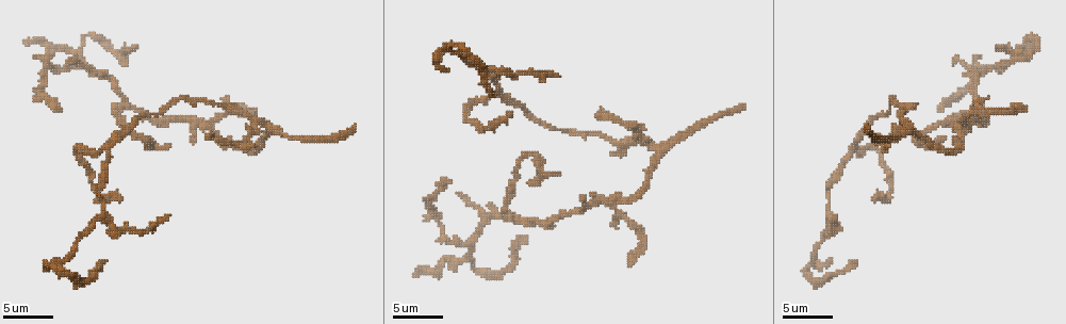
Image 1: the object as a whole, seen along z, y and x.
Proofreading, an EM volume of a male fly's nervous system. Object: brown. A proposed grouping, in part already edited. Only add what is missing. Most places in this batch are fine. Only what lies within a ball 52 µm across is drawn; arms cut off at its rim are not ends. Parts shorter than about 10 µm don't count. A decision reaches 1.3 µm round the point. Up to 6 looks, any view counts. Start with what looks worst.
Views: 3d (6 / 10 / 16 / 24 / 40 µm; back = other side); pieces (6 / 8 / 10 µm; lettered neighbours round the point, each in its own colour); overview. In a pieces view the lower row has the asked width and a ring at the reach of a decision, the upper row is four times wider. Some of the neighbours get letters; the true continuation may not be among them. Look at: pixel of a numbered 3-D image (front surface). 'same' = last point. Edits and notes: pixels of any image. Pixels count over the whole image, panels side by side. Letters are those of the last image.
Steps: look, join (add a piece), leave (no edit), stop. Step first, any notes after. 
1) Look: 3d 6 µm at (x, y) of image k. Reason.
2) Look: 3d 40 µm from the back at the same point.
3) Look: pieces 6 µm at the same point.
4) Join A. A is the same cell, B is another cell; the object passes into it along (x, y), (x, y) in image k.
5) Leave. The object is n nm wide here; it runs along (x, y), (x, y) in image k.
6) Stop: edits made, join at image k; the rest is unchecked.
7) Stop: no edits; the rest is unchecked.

Look: pieces 6 µm at (527, 239) of image 1. Free end.

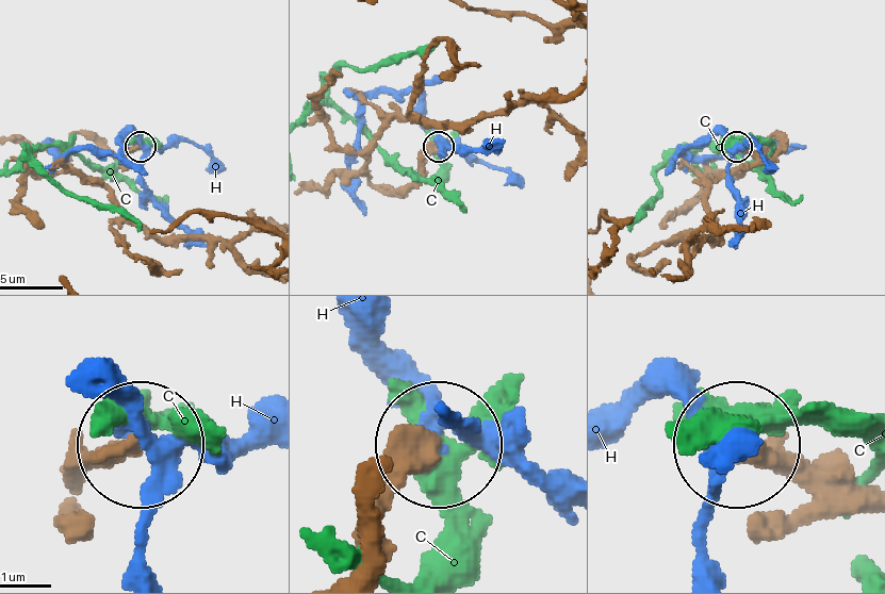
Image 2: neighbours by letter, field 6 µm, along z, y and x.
Leave. The object is 390 nm wide here; C and H are other cells; it runs along (76, 476), (135, 450) in image 2; no lettered piece goes on from it.

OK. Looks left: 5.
Look: 3d 6 µm at (208, 136) of image 1. Free end.

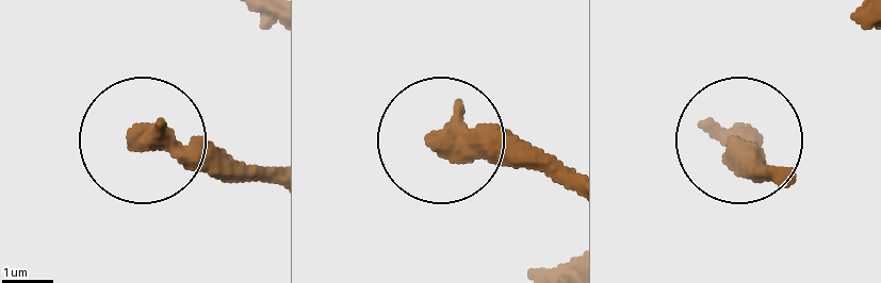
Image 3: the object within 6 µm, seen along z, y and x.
Look: pieces 10 µm at (439, 141) of image 3.

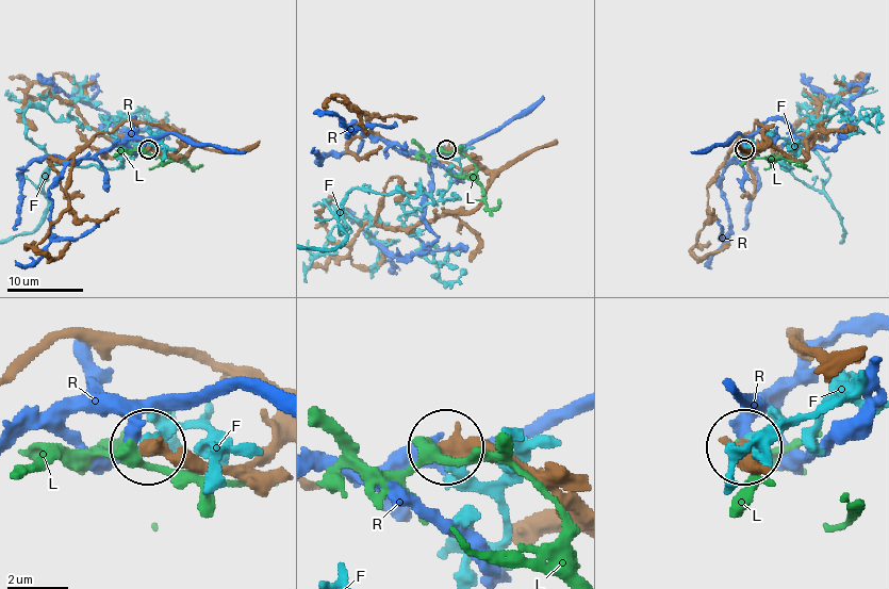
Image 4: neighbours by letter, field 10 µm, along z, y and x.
Leave. F, L and R are other cells; it runs along (577, 511), (547, 483), (450, 450) in image 4; no lettered piece goes on from it.

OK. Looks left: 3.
Look: 3d 10 µm at (510, 113) of image 1. Free end.

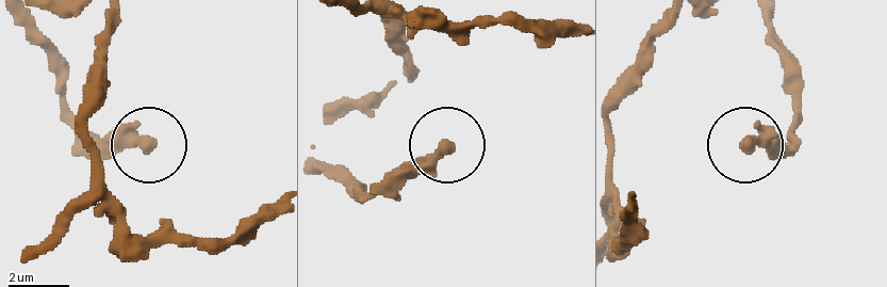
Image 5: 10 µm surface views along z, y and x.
Look: pieces 8 µm at (150, 145) of image 5.

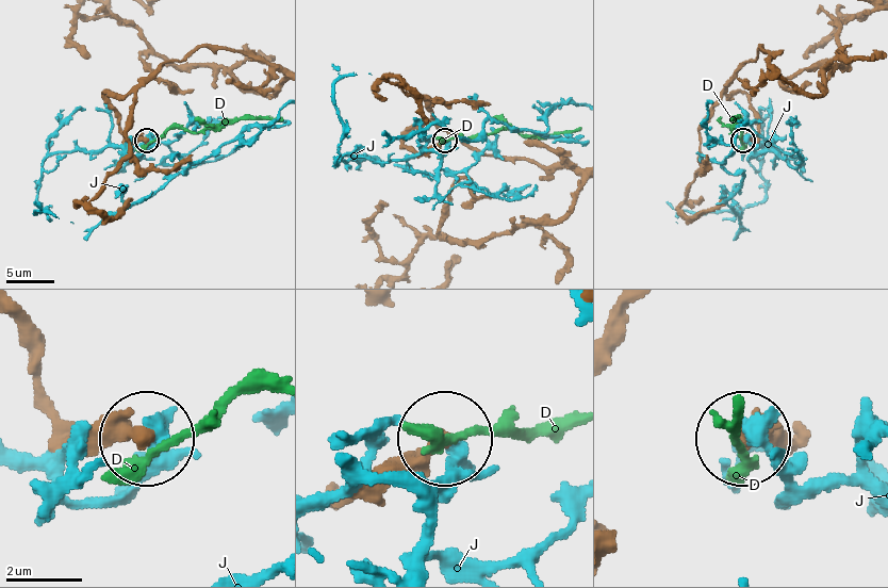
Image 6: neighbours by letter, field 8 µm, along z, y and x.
Leave. D and J are other cells; it runs along (17, 338), (55, 413), (94, 433), (148, 439) in image 6; none of them fits.

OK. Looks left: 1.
Stop: no edits; the rest is unchecked.

